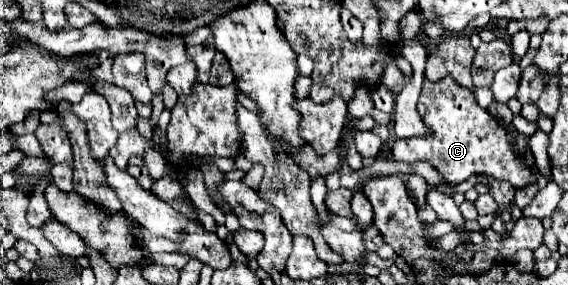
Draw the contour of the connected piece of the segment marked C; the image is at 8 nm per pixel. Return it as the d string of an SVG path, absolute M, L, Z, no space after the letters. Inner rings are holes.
M444 78L440 82L426 80L418 100L418 112L424 124L434 130L434 136L396 140L392 148L396 160L426 160L452 186L468 180L472 174L494 176L496 180L510 182L514 188L524 188L536 182L536 176L524 160L524 152L514 150L512 138L506 136L506 126L502 126L494 116L476 104L472 90L458 86L450 78Z

